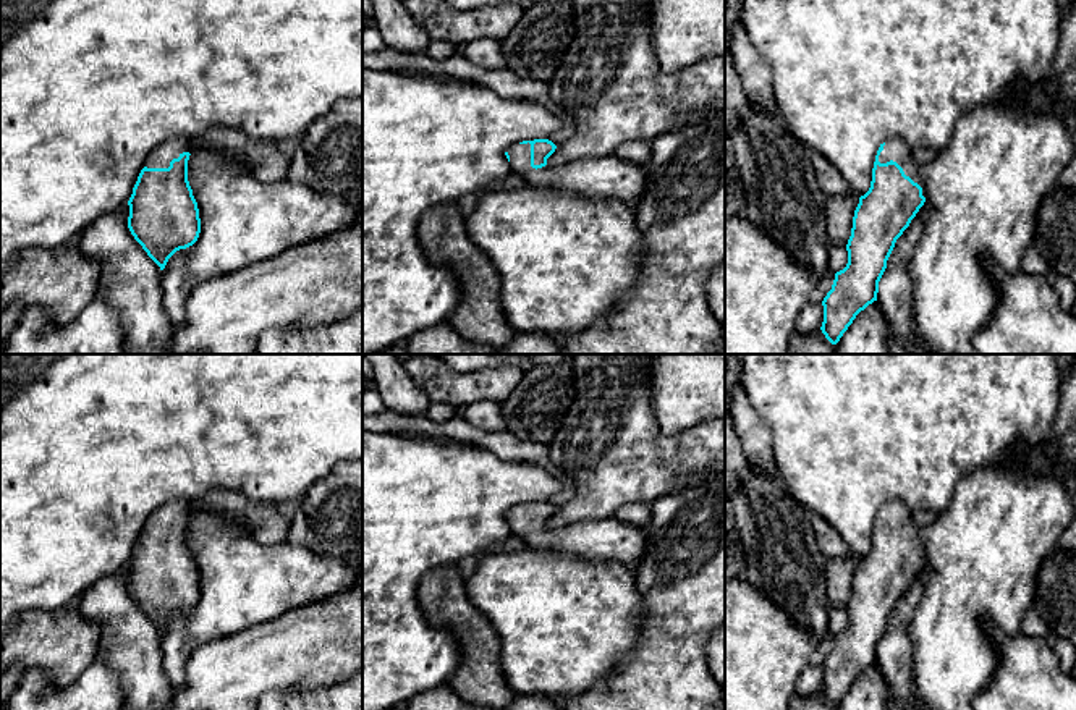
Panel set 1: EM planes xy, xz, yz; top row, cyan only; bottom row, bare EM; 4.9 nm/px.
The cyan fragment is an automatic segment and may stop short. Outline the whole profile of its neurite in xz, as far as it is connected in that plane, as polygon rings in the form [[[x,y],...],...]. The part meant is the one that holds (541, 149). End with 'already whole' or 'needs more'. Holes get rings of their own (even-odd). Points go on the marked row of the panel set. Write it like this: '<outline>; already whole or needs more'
[[[534,139],[511,146],[505,155],[513,171],[523,175],[532,186],[574,192],[594,201],[620,201],[631,209],[638,204],[646,186],[644,167],[618,160],[615,155],[550,167],[547,158],[555,149],[557,146],[549,139]]]; needs more

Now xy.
[[[172,137],[155,147],[128,201],[128,228],[160,270],[201,233],[199,209],[188,181],[189,144],[191,137]]]; needs more

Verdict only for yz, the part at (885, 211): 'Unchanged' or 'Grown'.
Grown

